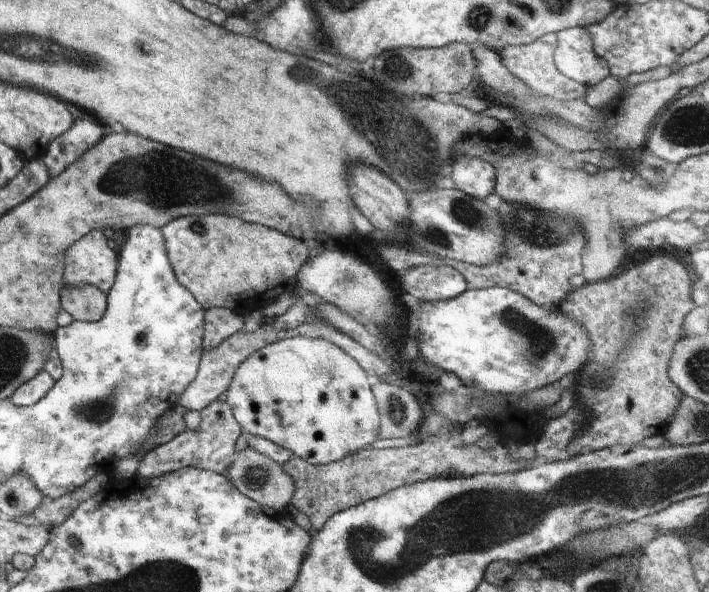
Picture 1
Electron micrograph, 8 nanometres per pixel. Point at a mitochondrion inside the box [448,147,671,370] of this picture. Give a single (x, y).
(536, 231)

